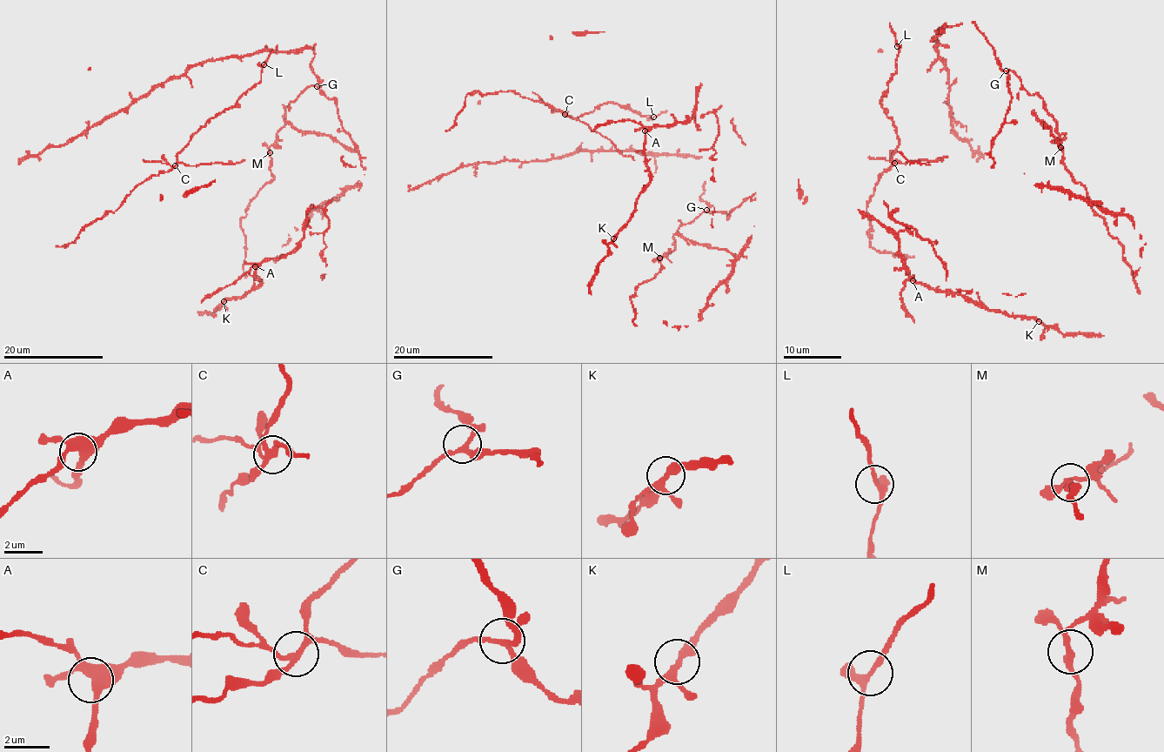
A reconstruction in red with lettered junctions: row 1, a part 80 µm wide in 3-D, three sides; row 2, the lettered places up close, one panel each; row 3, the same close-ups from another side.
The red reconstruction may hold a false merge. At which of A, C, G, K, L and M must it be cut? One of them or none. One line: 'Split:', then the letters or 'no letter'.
Split: C

